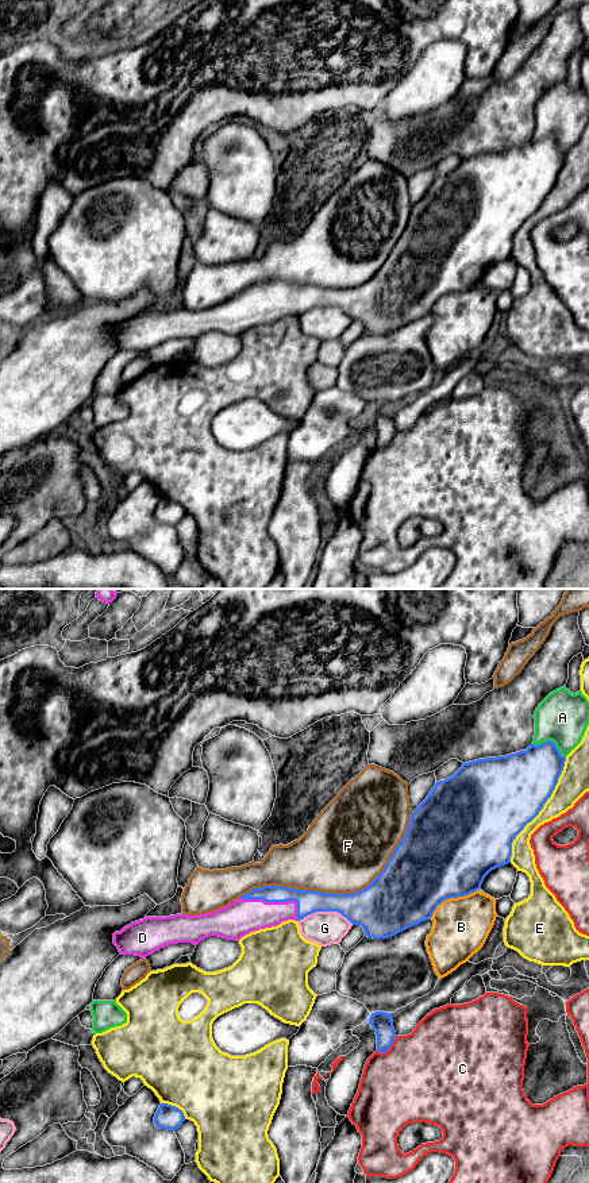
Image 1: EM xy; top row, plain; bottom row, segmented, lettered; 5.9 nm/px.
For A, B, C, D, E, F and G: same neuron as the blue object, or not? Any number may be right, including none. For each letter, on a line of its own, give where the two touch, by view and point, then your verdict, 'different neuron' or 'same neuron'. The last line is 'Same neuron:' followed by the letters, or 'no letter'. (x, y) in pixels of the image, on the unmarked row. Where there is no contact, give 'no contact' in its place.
A: contact xy (550, 135); different neuron
B: contact xy (453, 292); different neuron
C: contact xy (389, 442); different neuron
D: contact xy (277, 296); same neuron
E: contact xy (541, 204); different neuron
F: contact xy (339, 289); different neuron
G: contact xy (326, 305); different neuron
Same neuron: D

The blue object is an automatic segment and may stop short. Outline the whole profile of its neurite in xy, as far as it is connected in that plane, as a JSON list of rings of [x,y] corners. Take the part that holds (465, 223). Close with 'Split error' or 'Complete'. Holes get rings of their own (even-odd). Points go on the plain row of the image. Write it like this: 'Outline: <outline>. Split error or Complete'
Outline: [[[554,136],[531,139],[526,146],[498,153],[485,153],[463,158],[450,173],[435,178],[427,193],[412,207],[407,227],[390,251],[382,267],[363,285],[351,289],[330,289],[311,285],[296,285],[281,281],[263,281],[251,285],[226,303],[216,307],[188,311],[146,312],[131,317],[113,328],[113,339],[120,350],[146,352],[170,339],[192,338],[197,340],[209,331],[239,336],[243,331],[277,321],[284,316],[300,316],[316,307],[338,307],[353,320],[361,320],[365,331],[388,334],[426,315],[446,294],[469,290],[481,284],[485,271],[494,263],[511,258],[512,238],[516,231],[543,204],[551,192],[563,166],[566,153]]]. Split error

